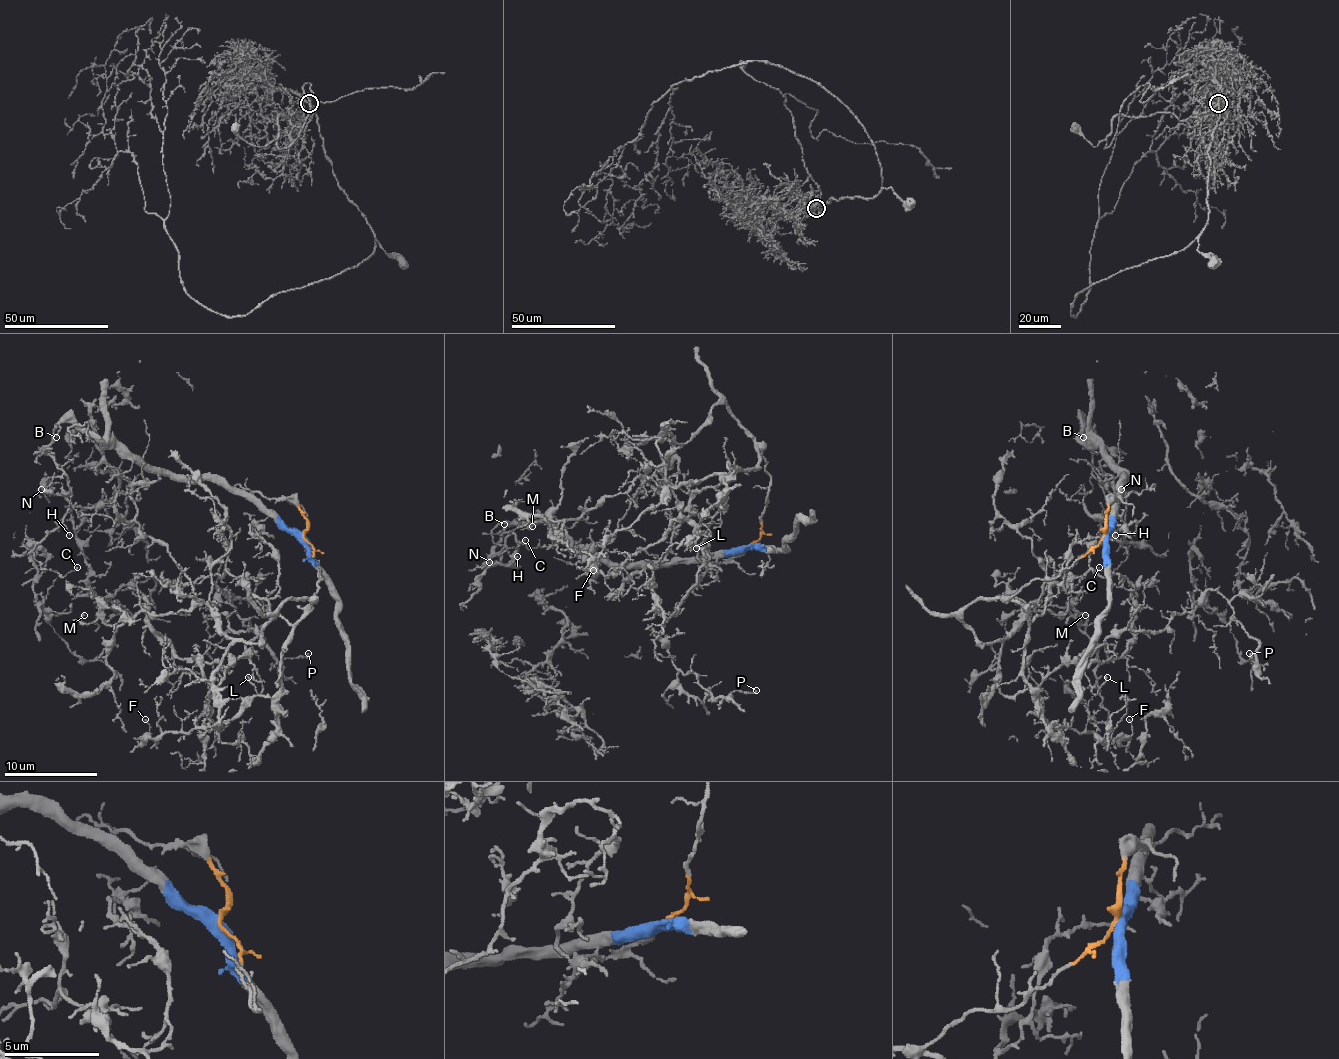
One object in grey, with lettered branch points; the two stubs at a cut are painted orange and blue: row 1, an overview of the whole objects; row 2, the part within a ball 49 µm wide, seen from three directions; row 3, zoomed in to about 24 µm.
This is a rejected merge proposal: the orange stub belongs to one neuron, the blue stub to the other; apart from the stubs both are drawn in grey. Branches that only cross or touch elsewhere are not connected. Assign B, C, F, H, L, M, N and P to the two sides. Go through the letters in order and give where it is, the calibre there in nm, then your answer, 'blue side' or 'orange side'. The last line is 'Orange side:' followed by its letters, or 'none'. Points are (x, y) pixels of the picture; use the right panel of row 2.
B: place (1083, 437); calibre 120 nm; blue side
C: place (1099, 567); calibre 100 nm; blue side
F: place (1129, 719); calibre 120 nm; orange side
H: place (1115, 535); calibre 90 nm; blue side
L: place (1107, 677); calibre 150 nm; orange side
M: place (1085, 615); calibre 110 nm; orange side
N: place (1121, 489); calibre 80 nm; blue side
P: place (1249, 653); calibre 150 nm; orange side
Orange side: F, L, M, P

